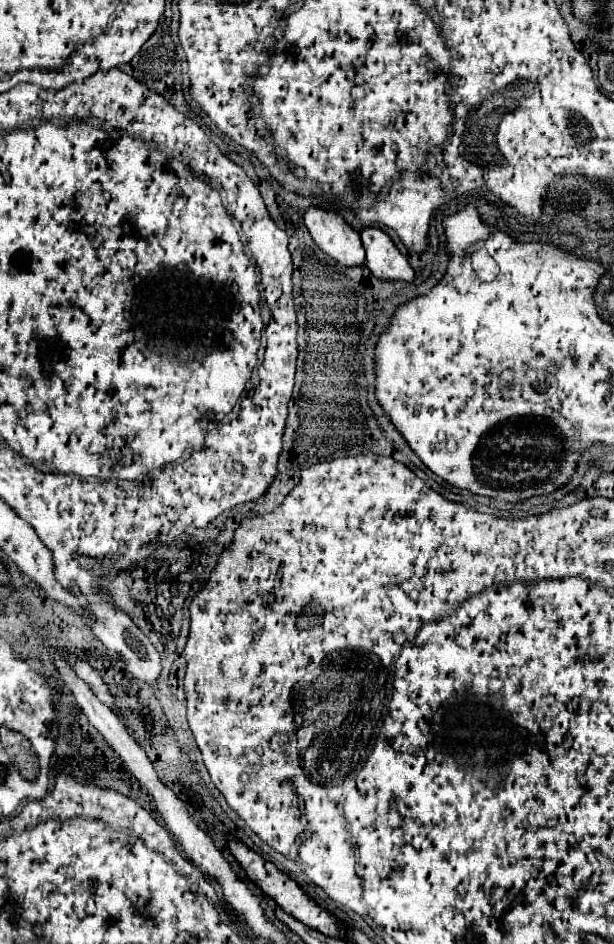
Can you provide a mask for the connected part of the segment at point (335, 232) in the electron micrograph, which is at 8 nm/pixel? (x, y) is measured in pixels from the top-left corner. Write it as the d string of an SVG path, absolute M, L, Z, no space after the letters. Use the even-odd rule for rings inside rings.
M311 206L303 220L323 254L339 262L343 268L365 264L365 250L359 232L355 232L339 214Z

